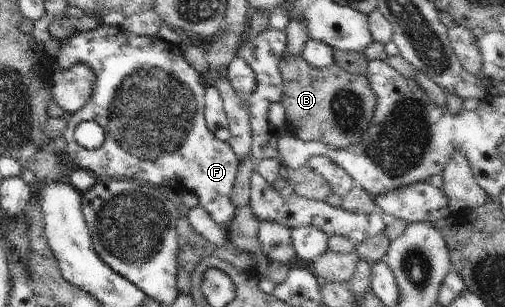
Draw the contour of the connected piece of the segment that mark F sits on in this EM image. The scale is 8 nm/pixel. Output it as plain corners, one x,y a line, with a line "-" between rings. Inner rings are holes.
100,25
89,32
79,32
61,43
55,66
70,69
74,64
88,64
95,73
95,84
90,99
75,114
68,116
66,139
66,159
76,163
83,170
106,177
139,180
153,186
165,186
181,195
183,191
198,197
198,203
219,225
229,229
229,221
234,217
236,201
234,197
239,160
230,144
218,139
205,122
205,86
199,83
196,71
183,56
181,45
171,44
157,35
137,36
125,32
121,27
-
82,121
96,121
105,131
104,144
95,150
87,150
74,140
74,129

